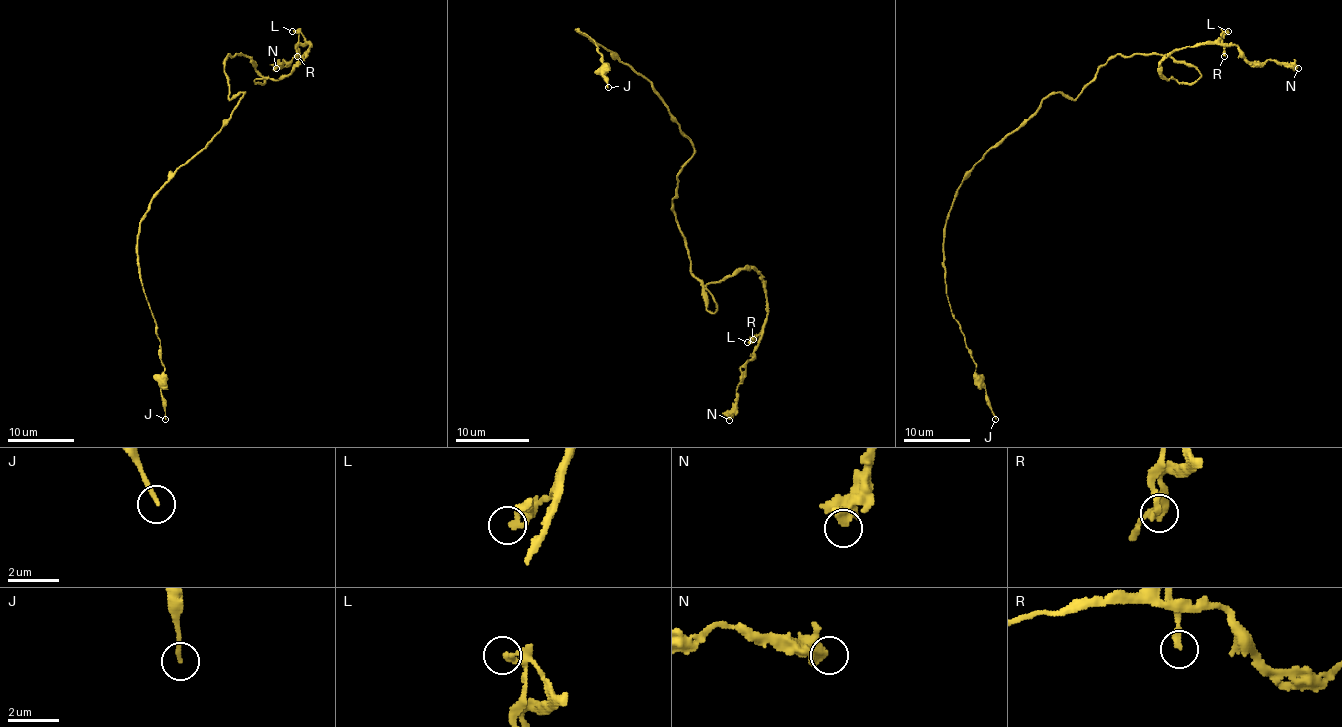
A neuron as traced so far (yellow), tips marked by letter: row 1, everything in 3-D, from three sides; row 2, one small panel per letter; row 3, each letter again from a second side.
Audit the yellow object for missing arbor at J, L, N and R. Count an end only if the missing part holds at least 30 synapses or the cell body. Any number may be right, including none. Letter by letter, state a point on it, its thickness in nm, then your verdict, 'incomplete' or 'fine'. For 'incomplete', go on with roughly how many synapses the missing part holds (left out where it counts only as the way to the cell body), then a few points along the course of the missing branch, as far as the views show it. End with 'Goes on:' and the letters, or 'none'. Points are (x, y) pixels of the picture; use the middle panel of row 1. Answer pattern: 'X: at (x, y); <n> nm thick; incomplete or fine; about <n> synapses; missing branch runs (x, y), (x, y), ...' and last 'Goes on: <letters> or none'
J: at (608, 87); 170 nm thick; fine
L: at (747, 342); 300 nm thick; fine
N: at (729, 420); 440 nm thick; fine
R: at (753, 339); 240 nm thick; fine
Goes on: none

